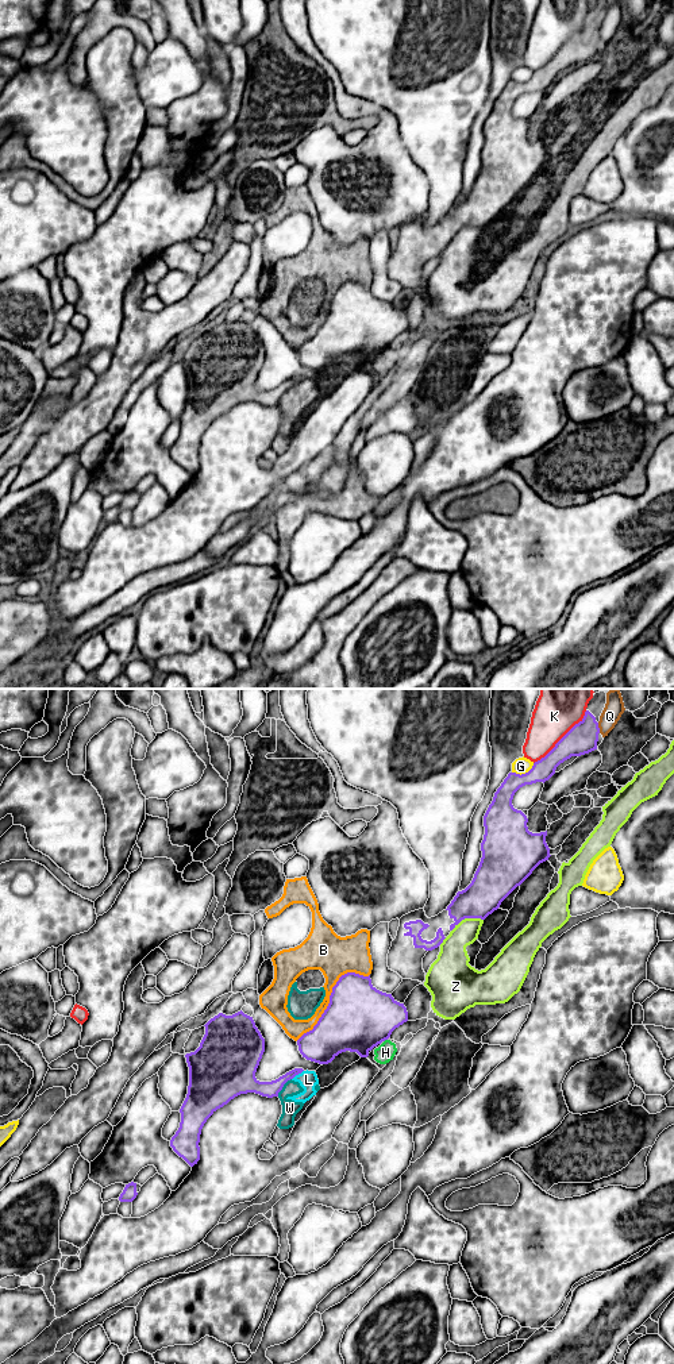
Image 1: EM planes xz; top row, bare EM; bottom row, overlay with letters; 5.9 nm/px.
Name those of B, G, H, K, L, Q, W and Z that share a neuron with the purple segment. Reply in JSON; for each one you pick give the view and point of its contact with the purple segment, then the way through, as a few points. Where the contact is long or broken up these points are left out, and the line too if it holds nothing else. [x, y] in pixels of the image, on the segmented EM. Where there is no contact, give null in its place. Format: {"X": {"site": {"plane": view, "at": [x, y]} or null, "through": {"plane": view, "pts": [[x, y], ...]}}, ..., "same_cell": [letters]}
{"Z": {"site": {"plane": "xz", "at": [466, 917]}}, "same_cell": ["Z"]}

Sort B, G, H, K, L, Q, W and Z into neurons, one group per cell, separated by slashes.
B L W / G / H / K / Q / Z

